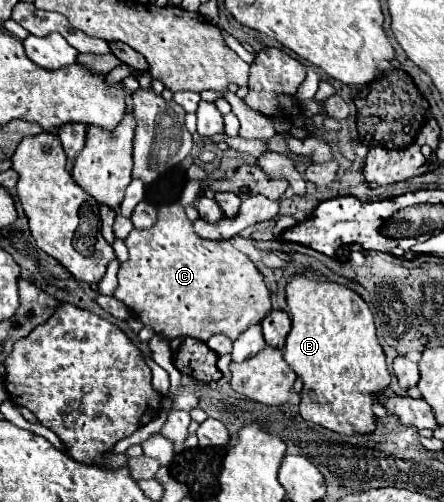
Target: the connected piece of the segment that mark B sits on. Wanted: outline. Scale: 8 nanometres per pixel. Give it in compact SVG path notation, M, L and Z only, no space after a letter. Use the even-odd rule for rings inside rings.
M306 273L290 279L286 301L292 329L282 351L286 363L304 381L300 393L302 419L344 435L374 433L376 415L372 405L388 389L390 373L376 339L372 311L364 299L344 285L318 283L312 279L312 273ZM310 389L316 391L318 403L310 401Z

